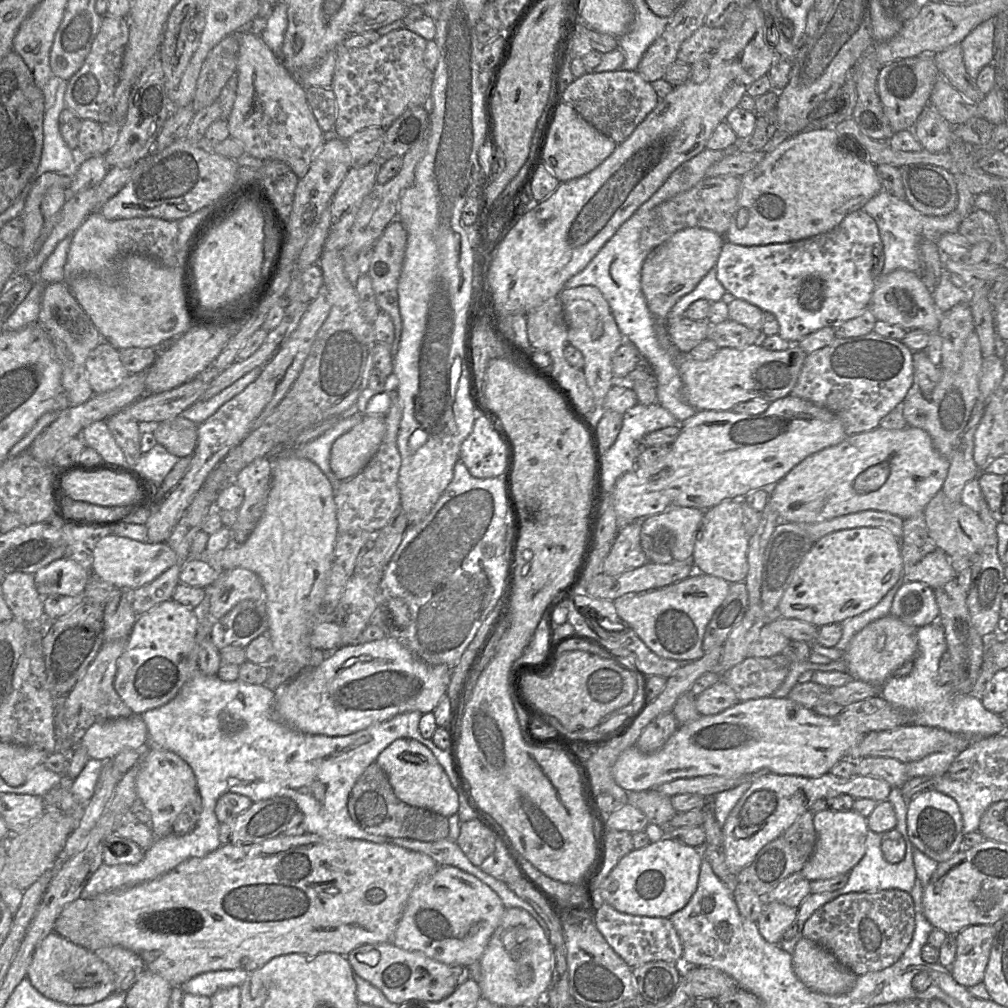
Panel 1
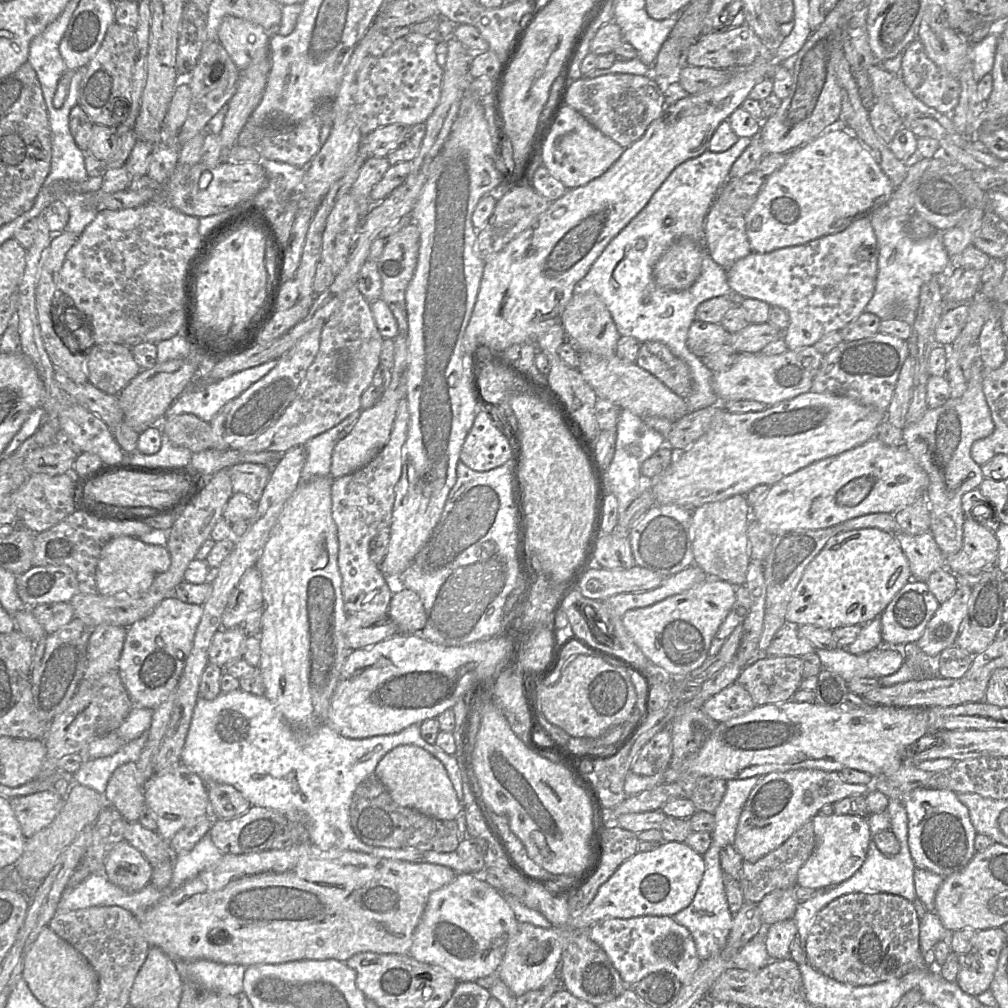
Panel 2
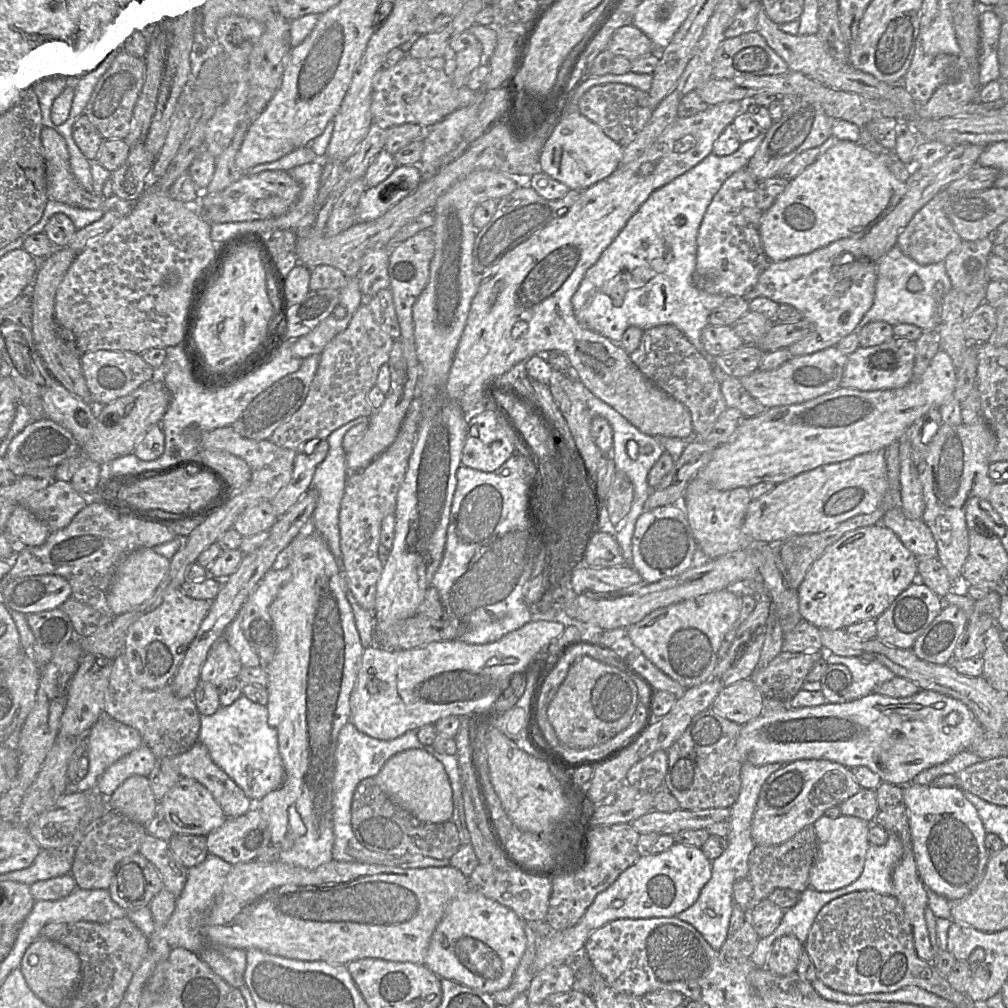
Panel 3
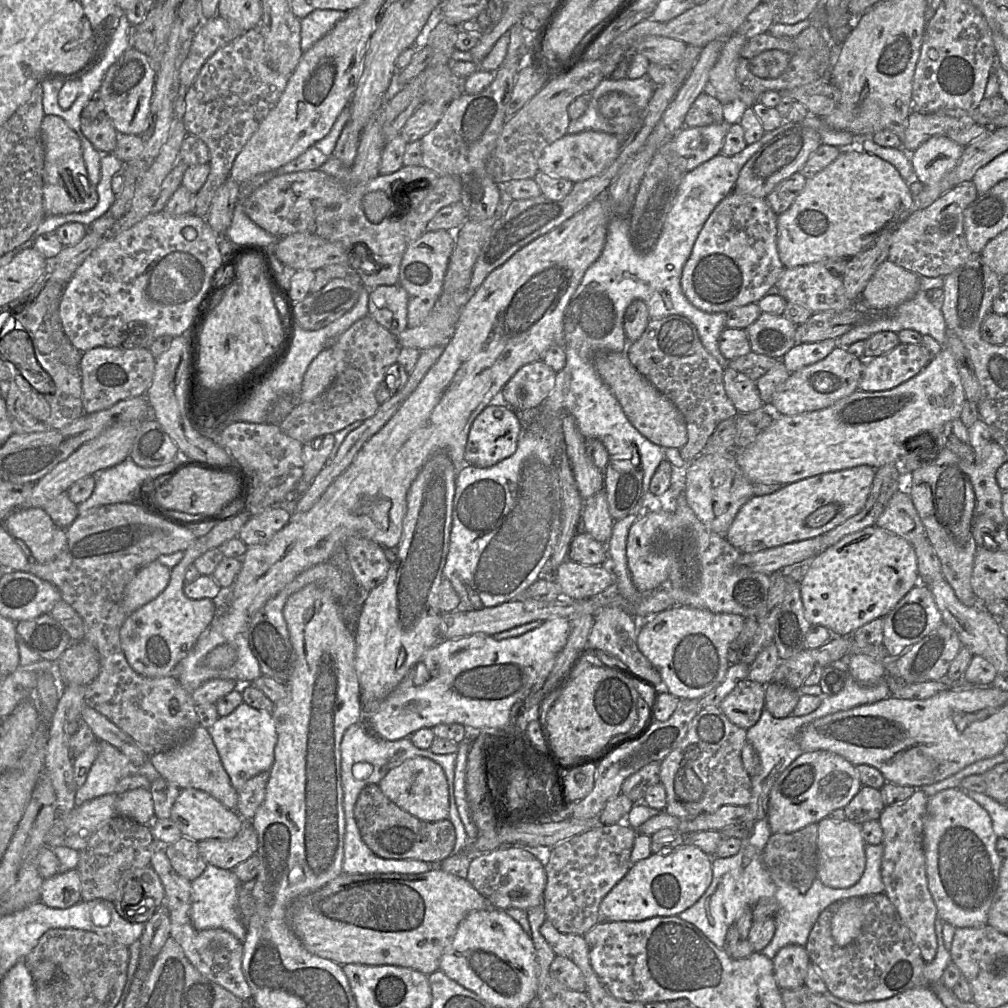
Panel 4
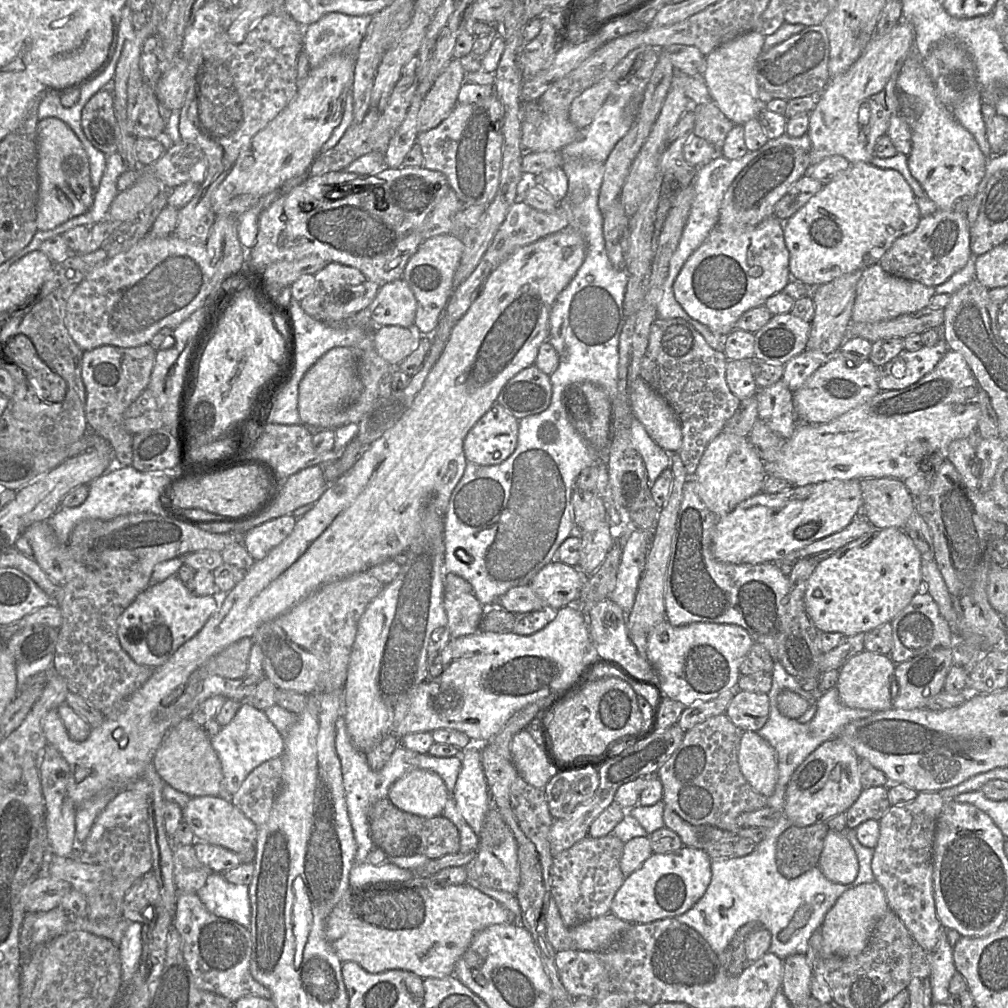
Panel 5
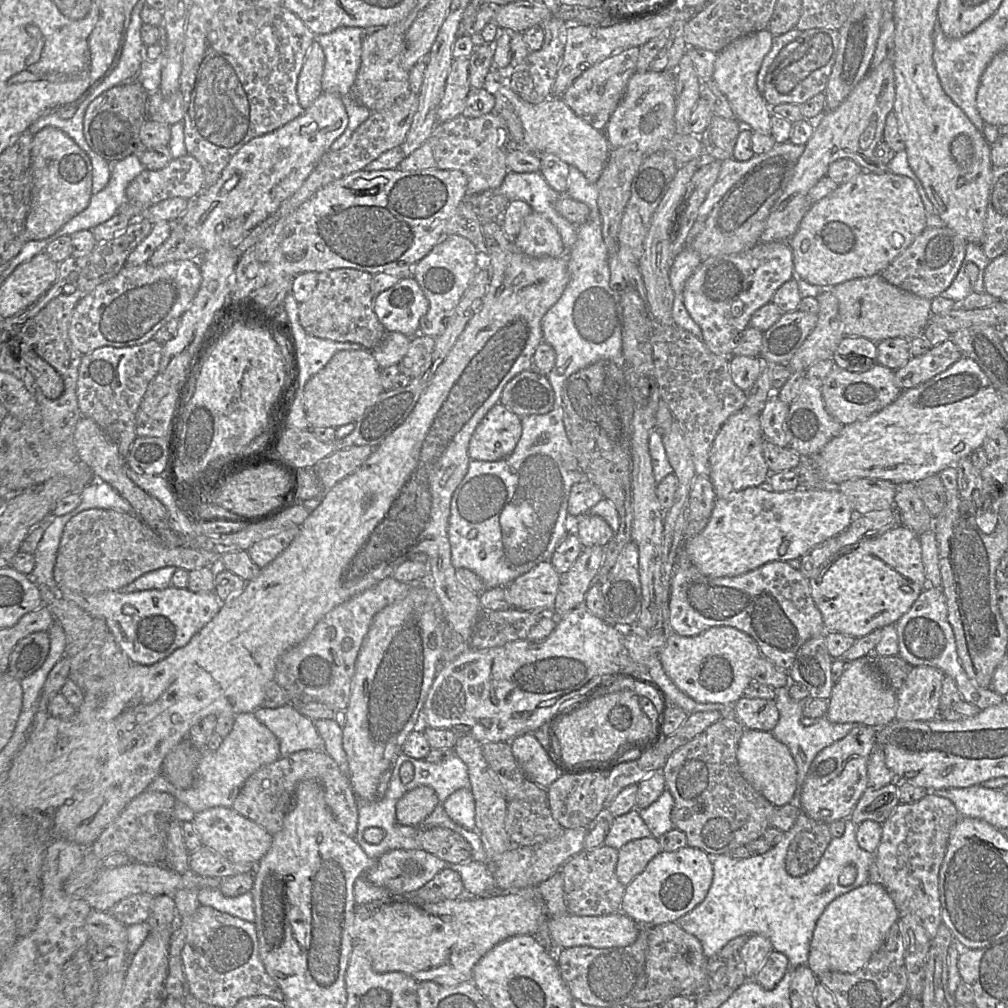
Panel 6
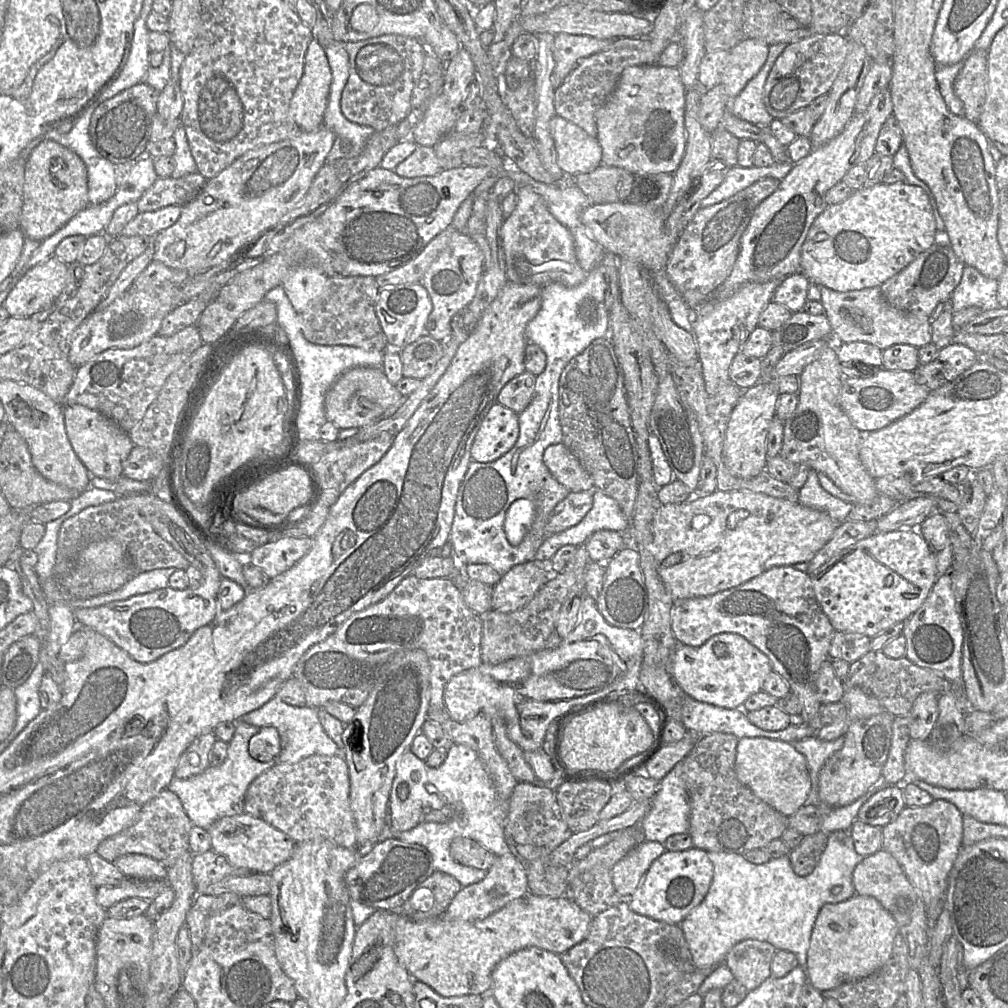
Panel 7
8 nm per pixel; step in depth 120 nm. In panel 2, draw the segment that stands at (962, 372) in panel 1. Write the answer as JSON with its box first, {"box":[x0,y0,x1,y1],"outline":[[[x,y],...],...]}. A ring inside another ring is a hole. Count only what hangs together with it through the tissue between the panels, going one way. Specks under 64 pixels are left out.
{"box":[902,357,995,557],"outline":[[[980,357],[970,369],[967,388],[961,397],[950,398],[938,408],[929,408],[918,422],[906,424],[902,430],[905,446],[929,478],[929,531],[944,557],[957,553],[962,547],[965,520],[962,496],[979,488],[984,479],[981,466],[971,457],[973,443],[991,435],[995,427],[983,393],[983,376],[984,366]]]}

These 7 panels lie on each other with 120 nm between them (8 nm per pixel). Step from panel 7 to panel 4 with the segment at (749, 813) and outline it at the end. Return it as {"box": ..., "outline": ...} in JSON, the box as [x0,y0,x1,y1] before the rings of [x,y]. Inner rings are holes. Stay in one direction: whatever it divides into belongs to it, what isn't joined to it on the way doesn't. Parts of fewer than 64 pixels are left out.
{"box":[660,706,751,820],"outline":[[[717,706],[701,709],[691,720],[685,738],[660,762],[660,782],[666,791],[663,811],[681,820],[702,813],[713,813],[724,805],[747,806],[751,798],[751,780],[742,764],[741,751],[747,730],[733,724]]]}

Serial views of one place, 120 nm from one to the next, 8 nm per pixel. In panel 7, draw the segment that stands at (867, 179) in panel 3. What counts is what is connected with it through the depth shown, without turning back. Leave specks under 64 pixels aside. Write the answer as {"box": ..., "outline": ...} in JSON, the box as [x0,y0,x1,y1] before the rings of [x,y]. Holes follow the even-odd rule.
{"box":[801,182,938,292],"outline":[[[907,182],[860,188],[845,201],[829,205],[811,225],[801,251],[801,272],[816,285],[837,292],[880,287],[935,242],[938,231],[927,193]]]}

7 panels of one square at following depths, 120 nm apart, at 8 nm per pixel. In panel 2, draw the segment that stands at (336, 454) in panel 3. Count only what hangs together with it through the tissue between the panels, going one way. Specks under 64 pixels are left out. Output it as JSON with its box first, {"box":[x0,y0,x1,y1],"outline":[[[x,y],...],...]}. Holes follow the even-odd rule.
{"box":[301,410,361,482],"outline":[[[361,410],[355,411],[333,428],[309,439],[304,449],[306,460],[301,472],[301,481],[307,482],[314,477],[330,477],[333,449],[339,433],[347,426],[355,423]]]}

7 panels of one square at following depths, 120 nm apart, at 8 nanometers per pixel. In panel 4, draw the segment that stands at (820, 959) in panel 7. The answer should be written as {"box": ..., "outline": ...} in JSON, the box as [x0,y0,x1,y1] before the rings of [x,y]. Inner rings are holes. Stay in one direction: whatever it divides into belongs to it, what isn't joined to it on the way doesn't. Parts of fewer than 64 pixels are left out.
{"box":[831,897,863,946],"outline":[[[851,897],[841,902],[831,920],[831,934],[839,946],[846,946],[860,934],[863,923],[863,898]]]}

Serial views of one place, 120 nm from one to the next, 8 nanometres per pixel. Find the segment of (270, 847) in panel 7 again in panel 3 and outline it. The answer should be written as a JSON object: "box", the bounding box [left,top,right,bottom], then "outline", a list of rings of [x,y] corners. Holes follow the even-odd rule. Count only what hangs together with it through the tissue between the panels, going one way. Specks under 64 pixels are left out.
{"box":[158,777,228,836],"outline":[[[180,777],[158,802],[158,811],[174,834],[207,836],[228,819],[210,791],[197,780],[188,777]]]}

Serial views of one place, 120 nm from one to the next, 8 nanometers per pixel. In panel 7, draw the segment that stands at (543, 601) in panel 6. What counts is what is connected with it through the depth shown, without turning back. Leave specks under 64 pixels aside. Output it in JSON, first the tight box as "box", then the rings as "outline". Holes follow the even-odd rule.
{"box":[491,559,559,613],"outline":[[[534,559],[512,567],[493,586],[491,609],[502,613],[521,609],[533,599],[552,574],[559,573],[552,573],[550,561],[538,561]]]}

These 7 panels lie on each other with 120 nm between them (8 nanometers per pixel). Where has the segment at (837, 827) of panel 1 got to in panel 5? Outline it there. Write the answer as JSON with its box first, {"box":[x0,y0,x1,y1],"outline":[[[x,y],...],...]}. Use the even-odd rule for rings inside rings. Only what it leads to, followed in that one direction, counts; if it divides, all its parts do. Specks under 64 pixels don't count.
{"box":[818,831,859,884],"outline":[[[828,831],[818,866],[823,875],[834,883],[850,884],[856,879],[859,862],[844,832]]]}

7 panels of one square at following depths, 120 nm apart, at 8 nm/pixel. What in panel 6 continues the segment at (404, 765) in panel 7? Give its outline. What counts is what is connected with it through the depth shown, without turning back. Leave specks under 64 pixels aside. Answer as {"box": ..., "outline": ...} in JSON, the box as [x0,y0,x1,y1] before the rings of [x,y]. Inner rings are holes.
{"box":[391,752,504,897],"outline":[[[402,752],[398,762],[394,761],[391,778],[398,778],[398,770],[403,762],[409,762],[415,766],[413,778],[405,784],[405,791],[409,792],[418,786],[433,788],[438,797],[438,804],[444,803],[452,793],[461,788],[470,788],[468,769],[463,760],[456,754],[436,763],[430,763],[426,759],[415,759]],[[474,860],[459,864],[447,862],[447,868],[460,874],[466,893],[464,896],[490,897],[504,893],[499,891],[487,864]]]}

